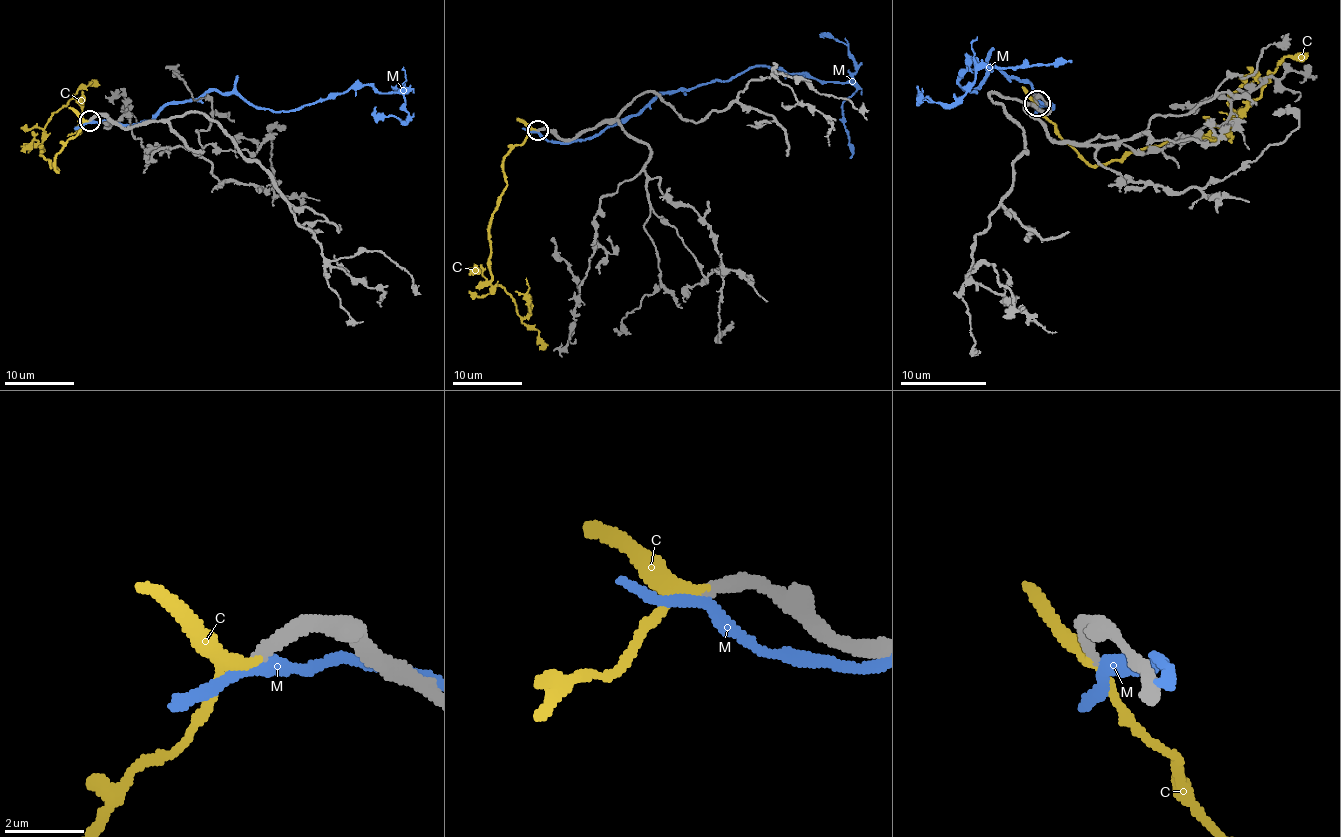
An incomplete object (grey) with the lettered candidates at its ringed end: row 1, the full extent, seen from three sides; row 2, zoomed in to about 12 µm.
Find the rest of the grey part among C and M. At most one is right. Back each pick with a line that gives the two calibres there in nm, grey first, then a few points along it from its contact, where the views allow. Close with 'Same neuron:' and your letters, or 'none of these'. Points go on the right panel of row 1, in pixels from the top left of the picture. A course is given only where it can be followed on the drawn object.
C: calibres 320 and 200 nm; course (1036, 103), (1092, 165), (1172, 141), (1219, 139), (1236, 115), (1230, 96), (1269, 77), (1236, 118), (1219, 111)
Same neuron: C

